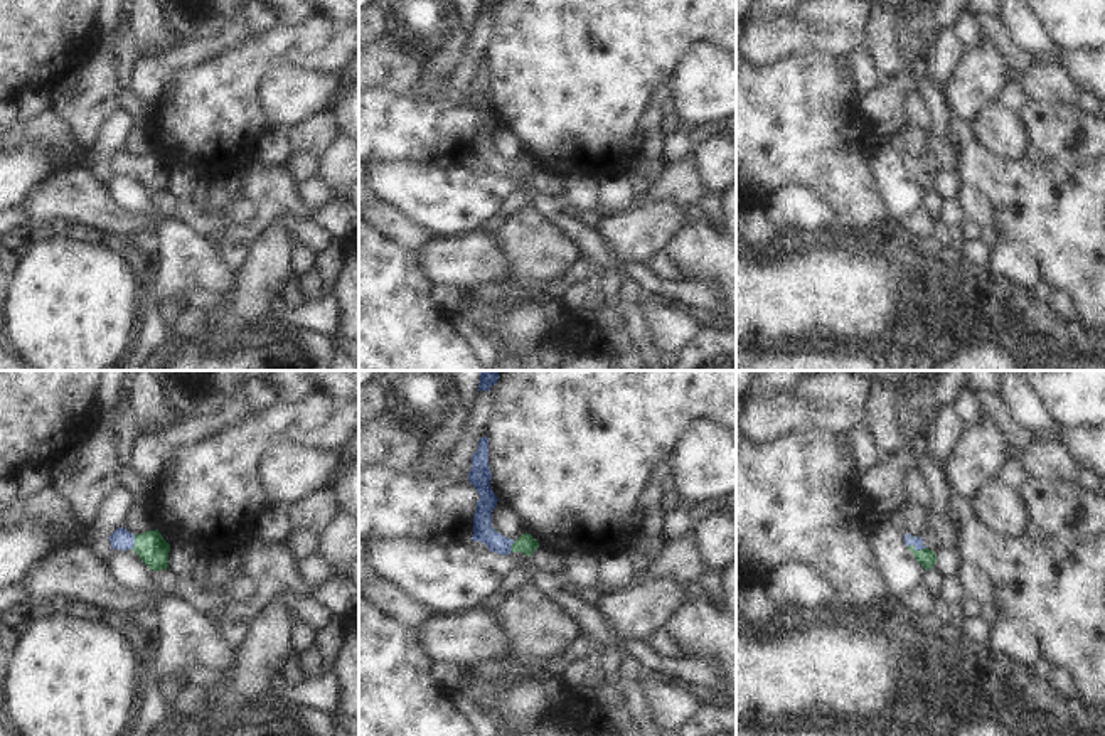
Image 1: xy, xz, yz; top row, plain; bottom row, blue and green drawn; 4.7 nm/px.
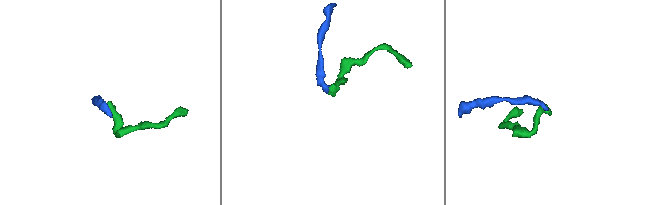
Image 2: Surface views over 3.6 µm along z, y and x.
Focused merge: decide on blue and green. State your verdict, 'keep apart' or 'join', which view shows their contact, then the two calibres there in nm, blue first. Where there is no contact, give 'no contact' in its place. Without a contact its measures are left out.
join | yz | 50/90 nm

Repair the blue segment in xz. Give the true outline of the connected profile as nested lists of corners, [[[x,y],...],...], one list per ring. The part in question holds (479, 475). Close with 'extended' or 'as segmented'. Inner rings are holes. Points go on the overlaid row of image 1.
[[[483,436],[478,441],[478,448],[472,456],[472,470],[468,473],[470,483],[477,488],[480,499],[473,514],[473,537],[472,541],[483,542],[488,551],[509,556],[514,552],[524,552],[527,557],[539,547],[539,542],[531,534],[522,534],[517,541],[504,537],[492,527],[492,512],[497,507],[499,499],[490,487],[490,467],[488,467],[488,438]]] | extended

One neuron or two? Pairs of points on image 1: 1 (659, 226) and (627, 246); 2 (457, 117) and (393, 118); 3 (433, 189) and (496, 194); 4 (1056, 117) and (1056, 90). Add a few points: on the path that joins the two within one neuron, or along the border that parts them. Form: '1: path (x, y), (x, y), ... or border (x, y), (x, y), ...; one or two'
1: path (651, 226), (635, 238); one
2: path (442, 118), (408, 118); one
3: path (448, 194), (480, 194); one
4: border (1031, 100), (1077, 105); two

